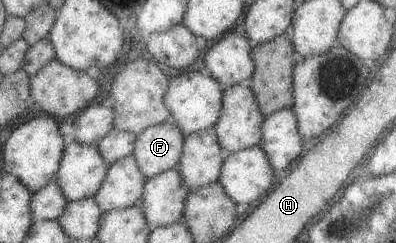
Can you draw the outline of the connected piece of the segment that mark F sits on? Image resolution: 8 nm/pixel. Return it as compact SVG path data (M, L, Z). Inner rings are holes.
M169 120L146 127L136 135L131 155L145 179L175 167L184 137Z

